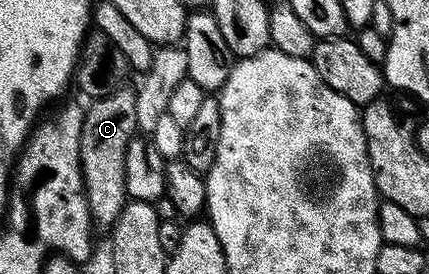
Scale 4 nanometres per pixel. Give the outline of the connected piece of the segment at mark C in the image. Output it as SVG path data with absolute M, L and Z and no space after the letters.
M119 87L112 91L112 95L93 98L84 109L84 123L80 131L80 167L90 218L98 227L113 226L128 200L124 187L124 155L128 155L128 143L132 143L139 127L134 89L126 88Z

